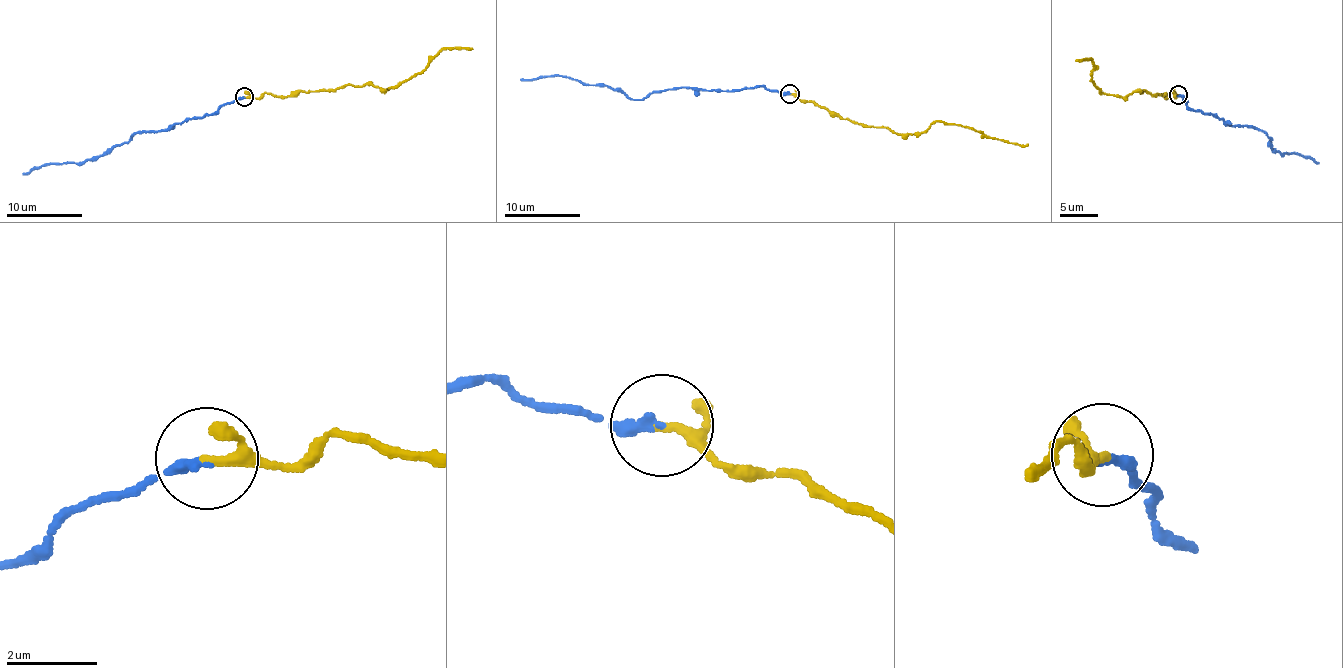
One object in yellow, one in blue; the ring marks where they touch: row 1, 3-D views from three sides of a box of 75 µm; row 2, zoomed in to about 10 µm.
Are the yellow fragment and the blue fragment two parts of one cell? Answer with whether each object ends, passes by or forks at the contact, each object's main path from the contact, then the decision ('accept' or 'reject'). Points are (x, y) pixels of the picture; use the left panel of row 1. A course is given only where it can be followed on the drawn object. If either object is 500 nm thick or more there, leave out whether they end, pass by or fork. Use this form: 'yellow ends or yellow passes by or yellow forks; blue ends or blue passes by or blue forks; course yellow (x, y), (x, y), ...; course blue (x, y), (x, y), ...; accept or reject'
yellow passes by; blue ends; course yellow (245, 96), (285, 96), (350, 85), (373, 84), (386, 89), (419, 72), (442, 50), (471, 47); course blue (243, 96), (201, 118), (133, 133), (100, 155), (77, 163), (44, 164), (24, 174); accept

